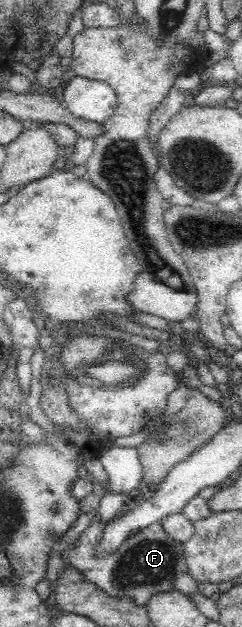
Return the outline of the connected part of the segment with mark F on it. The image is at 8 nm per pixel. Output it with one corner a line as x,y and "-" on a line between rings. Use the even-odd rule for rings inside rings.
95,520
80,536
77,548
64,552
62,559
66,565
72,566
86,577
86,580
107,591
108,594
130,594
132,598
145,606
156,592
172,589
170,580
178,572
186,572
184,556
180,553
180,543
166,537
161,523
134,534
116,553
100,560
92,556
92,542
96,542
96,538
100,536
100,530
104,528
103,524

